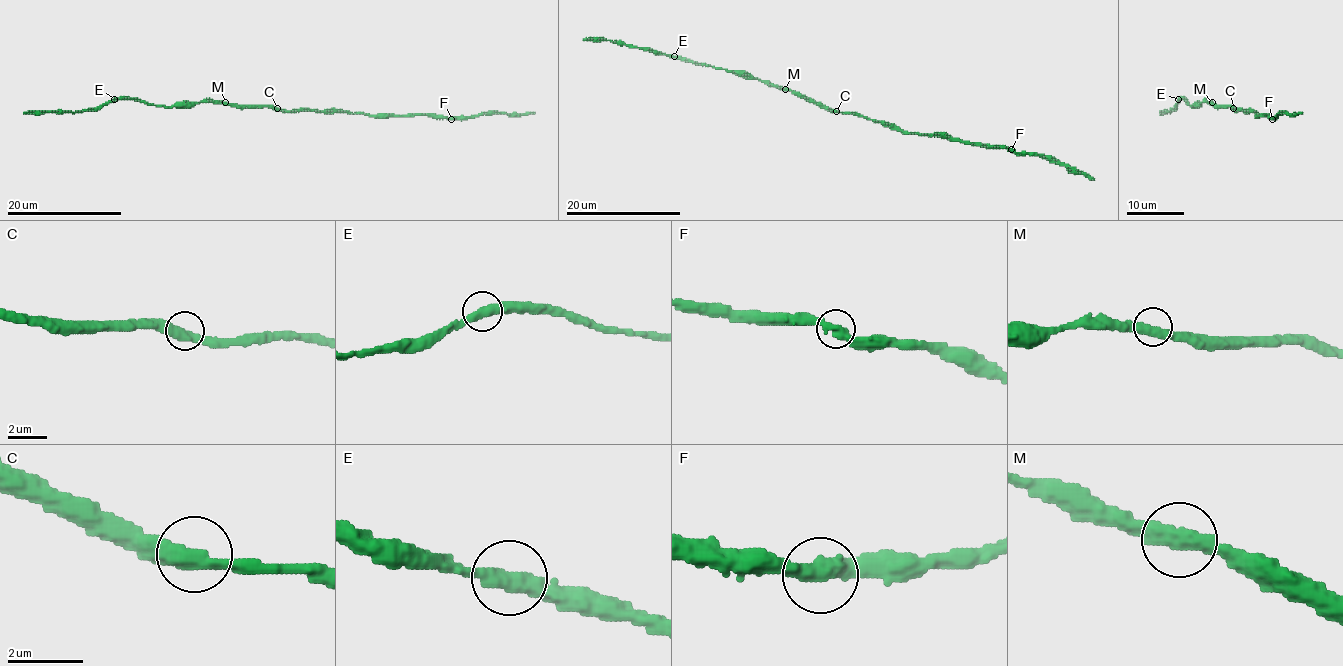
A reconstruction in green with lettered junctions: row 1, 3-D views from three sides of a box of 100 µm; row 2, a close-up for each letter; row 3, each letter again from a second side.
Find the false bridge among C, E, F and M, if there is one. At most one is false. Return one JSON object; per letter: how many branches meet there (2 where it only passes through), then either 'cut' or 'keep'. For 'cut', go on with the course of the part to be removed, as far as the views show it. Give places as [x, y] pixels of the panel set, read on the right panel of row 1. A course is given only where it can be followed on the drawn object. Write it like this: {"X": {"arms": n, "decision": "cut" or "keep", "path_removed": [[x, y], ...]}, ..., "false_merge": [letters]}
{"C": {"arms": 2, "decision": "keep"}, "E": {"arms": 2, "decision": "keep"}, "F": {"arms": 2, "decision": "keep"}, "M": {"arms": 2, "decision": "keep"}, "false_merge": []}

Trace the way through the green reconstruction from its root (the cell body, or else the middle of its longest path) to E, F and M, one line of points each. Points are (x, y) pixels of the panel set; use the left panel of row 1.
E: (275, 109), (234, 106), (222, 102), (156, 106), (133, 99), (114, 99)
F: (275, 109), (429, 115), (451, 119)
M: (275, 109), (234, 106), (225, 102)

